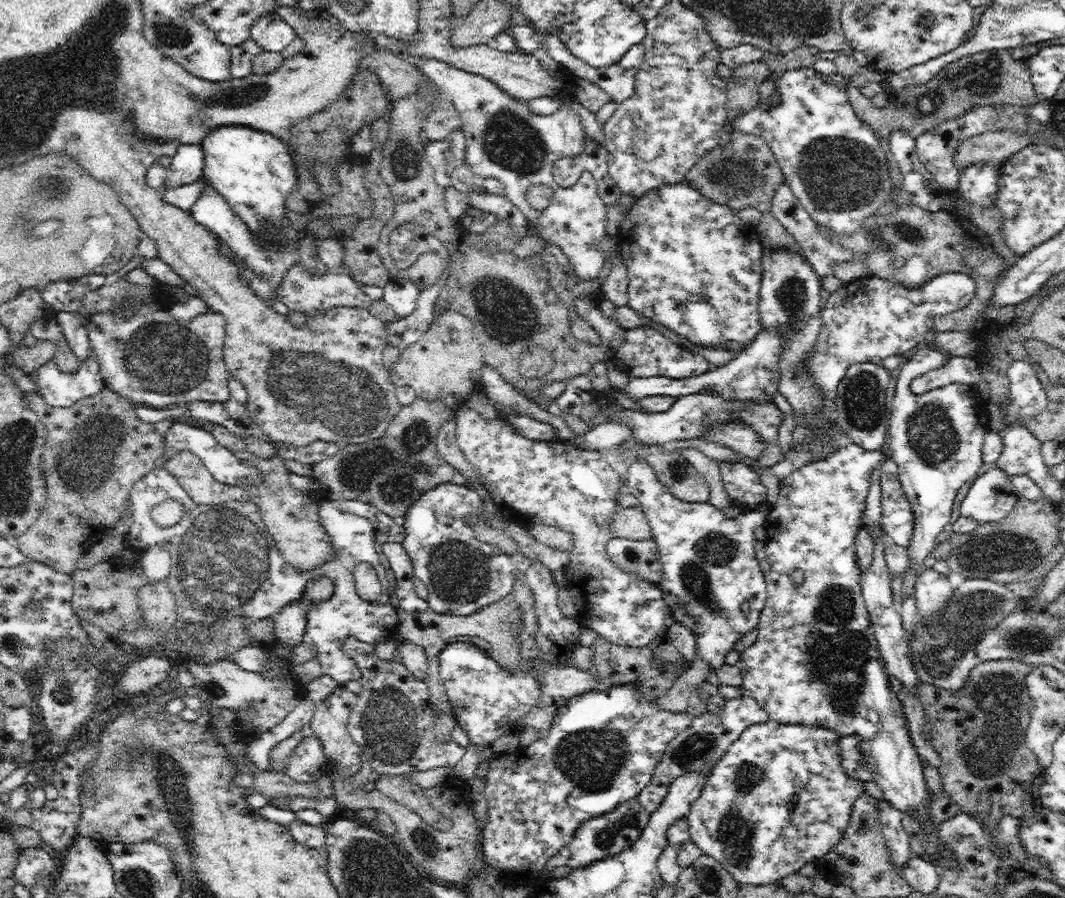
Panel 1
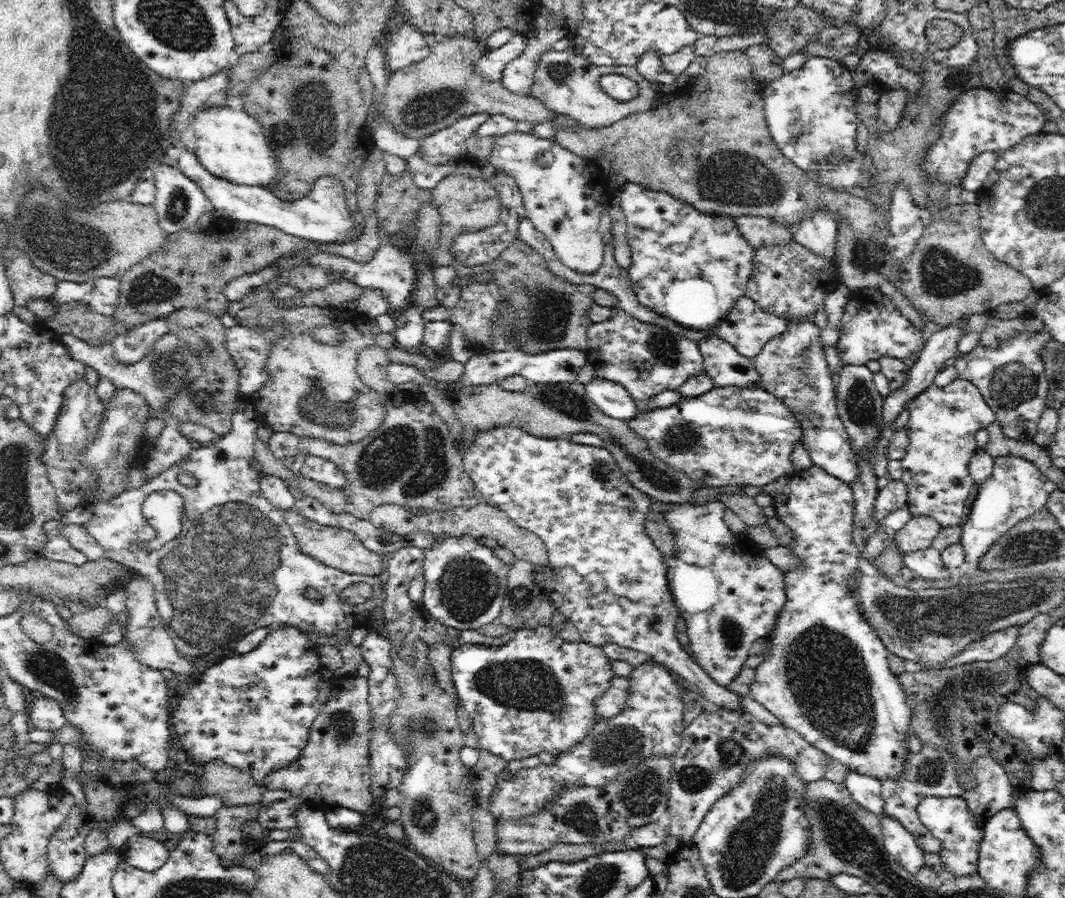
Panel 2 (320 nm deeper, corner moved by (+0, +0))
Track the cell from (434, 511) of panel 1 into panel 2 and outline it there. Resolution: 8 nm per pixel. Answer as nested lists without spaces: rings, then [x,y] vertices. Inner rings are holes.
[[[469,534],[435,539],[433,547],[425,548],[422,573],[426,580],[422,605],[436,621],[461,632],[478,630],[498,621],[507,594],[510,566]]]

